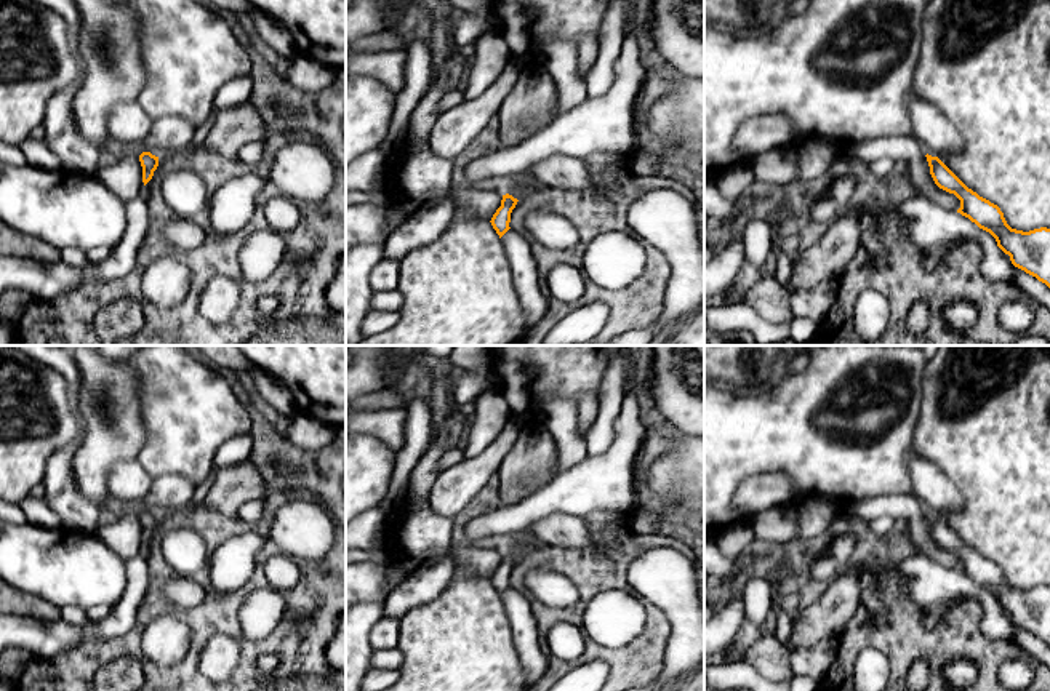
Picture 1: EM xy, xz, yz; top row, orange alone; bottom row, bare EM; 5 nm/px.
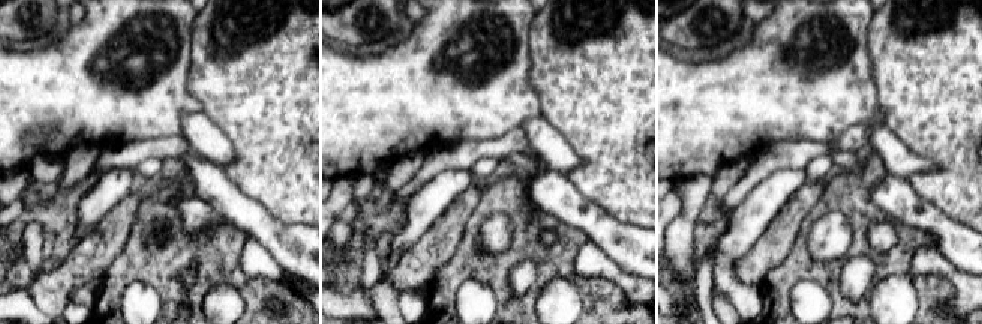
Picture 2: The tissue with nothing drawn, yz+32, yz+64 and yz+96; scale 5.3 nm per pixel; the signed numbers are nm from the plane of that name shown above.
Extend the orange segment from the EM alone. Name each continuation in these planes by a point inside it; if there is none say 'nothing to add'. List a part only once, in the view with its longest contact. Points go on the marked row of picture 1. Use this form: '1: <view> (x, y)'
1: xz (514, 186)

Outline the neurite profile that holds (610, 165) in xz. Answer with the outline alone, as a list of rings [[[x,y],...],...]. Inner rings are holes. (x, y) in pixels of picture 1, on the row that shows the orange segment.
[[[599,150],[591,154],[584,162],[602,178],[605,200],[611,205],[616,203],[621,190],[619,176],[629,170],[627,158],[616,152]]]

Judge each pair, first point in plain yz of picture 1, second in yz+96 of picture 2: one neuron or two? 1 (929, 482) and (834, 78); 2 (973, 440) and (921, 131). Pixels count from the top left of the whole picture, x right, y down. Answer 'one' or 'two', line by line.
1: two
2: one

